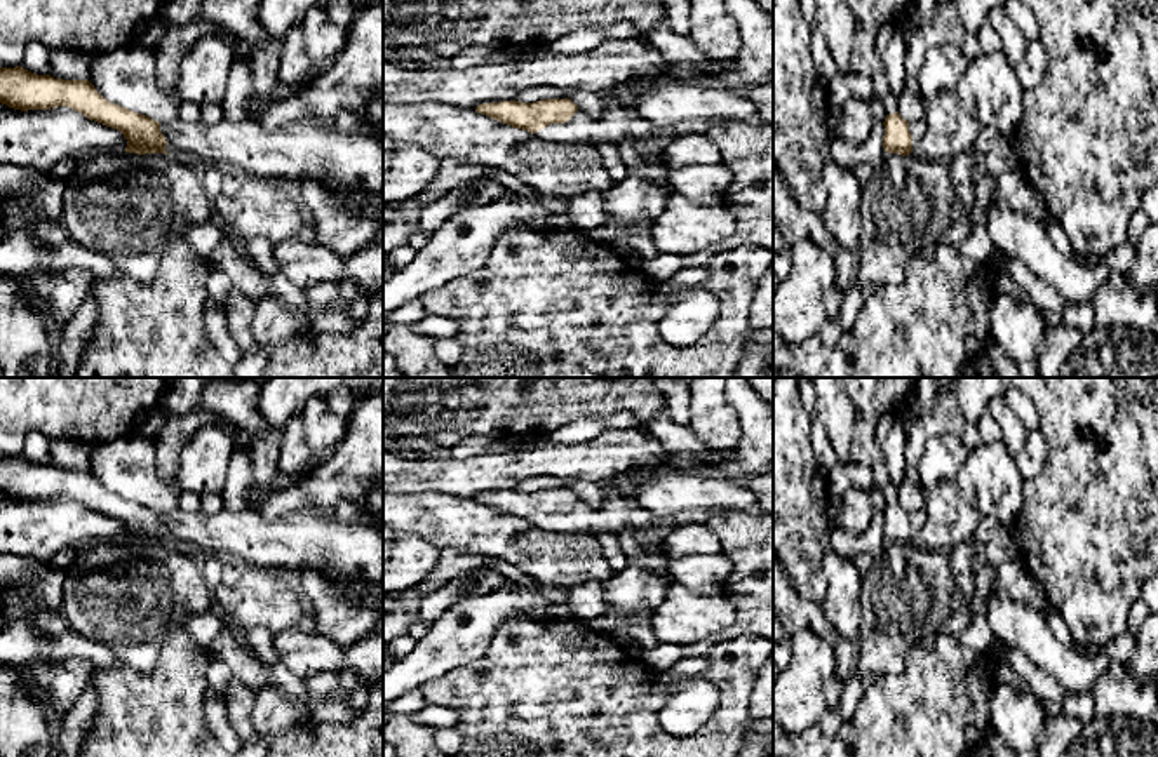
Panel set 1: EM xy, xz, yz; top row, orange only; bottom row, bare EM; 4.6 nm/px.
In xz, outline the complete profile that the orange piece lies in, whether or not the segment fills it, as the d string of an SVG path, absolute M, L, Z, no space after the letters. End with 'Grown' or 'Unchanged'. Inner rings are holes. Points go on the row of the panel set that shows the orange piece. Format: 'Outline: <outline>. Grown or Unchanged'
Outline: M542 99L536 103L500 101L475 108L489 118L528 131L545 141L559 143L609 143L620 144L627 139L676 137L690 132L707 134L716 122L681 122L674 125L656 125L643 118L637 108L609 106L608 113L594 118L580 110L571 99Z. Grown

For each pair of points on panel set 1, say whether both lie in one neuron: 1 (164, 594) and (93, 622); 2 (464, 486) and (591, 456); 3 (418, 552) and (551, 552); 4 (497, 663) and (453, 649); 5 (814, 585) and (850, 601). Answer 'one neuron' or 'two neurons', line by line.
1: one neuron
2: one neuron
3: two neurons
4: two neurons
5: two neurons

